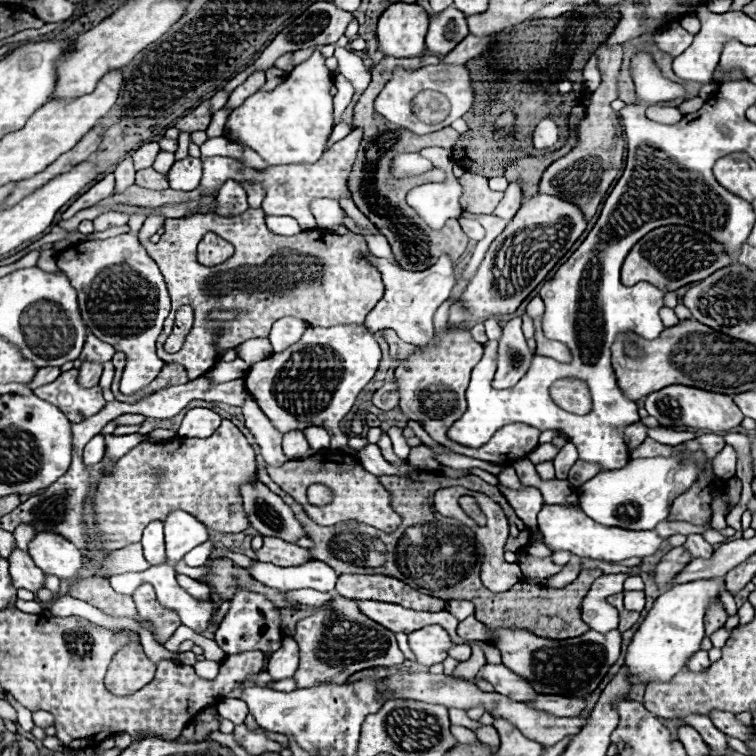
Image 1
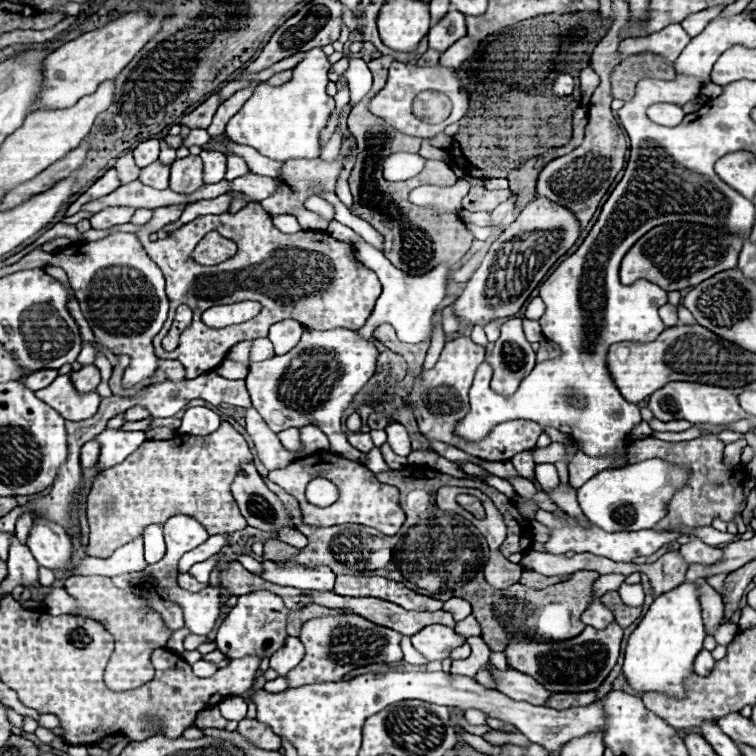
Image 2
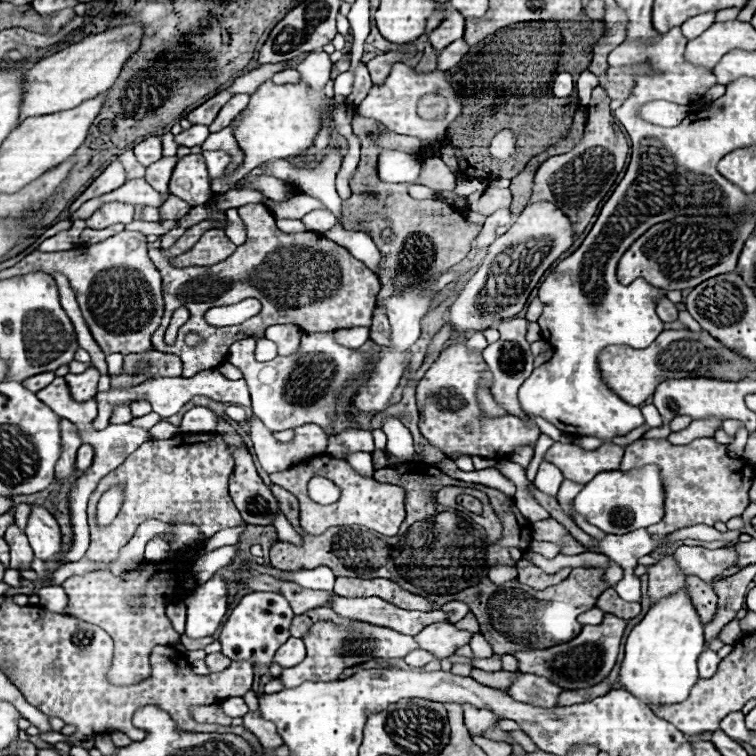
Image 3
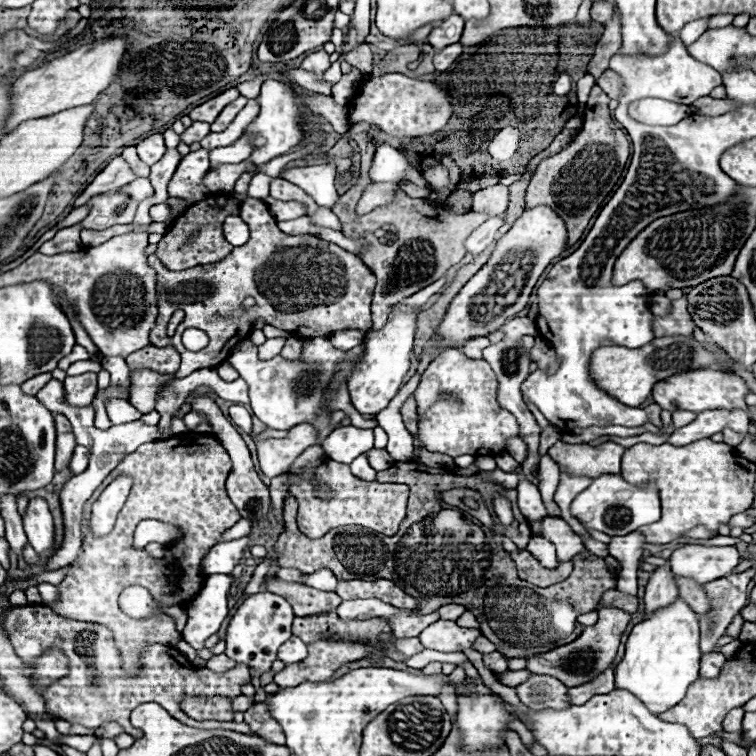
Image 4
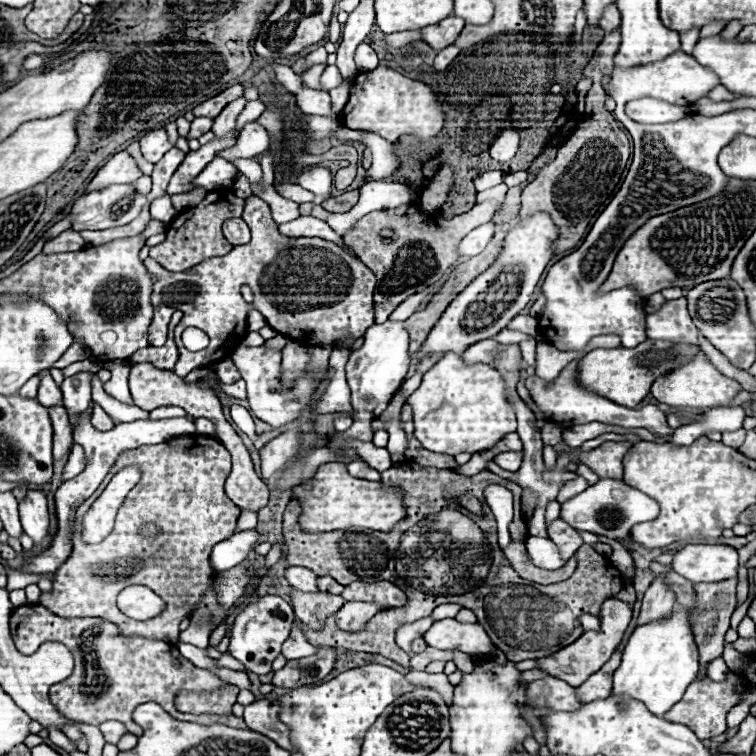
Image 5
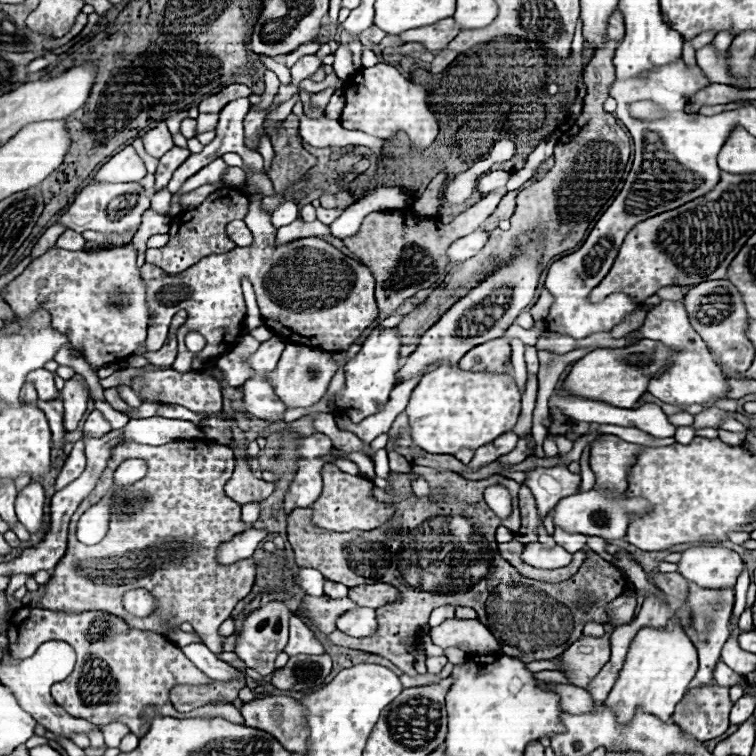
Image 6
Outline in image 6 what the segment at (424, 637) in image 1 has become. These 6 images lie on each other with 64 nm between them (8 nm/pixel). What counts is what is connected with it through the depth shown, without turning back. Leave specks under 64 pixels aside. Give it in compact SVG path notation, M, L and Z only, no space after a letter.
M446 620L432 628L432 642L440 648L462 648L468 654L492 654L500 650L496 636L480 620Z

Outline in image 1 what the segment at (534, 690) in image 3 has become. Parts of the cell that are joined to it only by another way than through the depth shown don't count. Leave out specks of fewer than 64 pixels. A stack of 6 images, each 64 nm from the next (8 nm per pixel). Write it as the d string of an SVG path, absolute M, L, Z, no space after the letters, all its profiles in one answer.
M486 664L480 668L476 678L486 678L490 684L494 684L498 694L504 694L518 702L528 702L534 700L534 696L538 696L538 692L534 692L528 680L522 680L520 676L510 672L504 664Z

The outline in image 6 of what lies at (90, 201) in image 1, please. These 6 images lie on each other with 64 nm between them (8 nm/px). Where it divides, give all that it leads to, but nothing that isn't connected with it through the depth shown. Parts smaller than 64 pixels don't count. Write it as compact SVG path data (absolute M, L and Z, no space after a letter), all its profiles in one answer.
M132 146L112 156L96 174L96 182L140 182L146 176L146 166Z

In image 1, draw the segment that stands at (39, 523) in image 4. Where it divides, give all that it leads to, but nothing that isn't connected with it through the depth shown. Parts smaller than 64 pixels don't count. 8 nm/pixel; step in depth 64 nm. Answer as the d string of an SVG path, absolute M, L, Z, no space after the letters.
M38 532L28 544L28 552L36 566L46 574L62 580L78 580L84 558L82 552L64 536L58 536L56 532Z

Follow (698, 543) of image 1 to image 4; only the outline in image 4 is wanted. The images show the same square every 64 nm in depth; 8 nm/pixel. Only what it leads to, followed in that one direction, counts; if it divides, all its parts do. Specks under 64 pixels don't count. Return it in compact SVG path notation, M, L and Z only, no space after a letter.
M686 544L672 552L668 558L676 576L692 578L698 584L706 584L732 574L740 556L734 546L698 546Z

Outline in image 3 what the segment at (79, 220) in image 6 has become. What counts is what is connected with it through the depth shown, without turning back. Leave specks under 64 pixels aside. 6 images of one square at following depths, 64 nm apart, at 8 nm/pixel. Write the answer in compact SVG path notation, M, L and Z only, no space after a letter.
M106 202L86 220L86 226L94 230L102 230L112 224L130 224L132 220L134 220L134 204Z

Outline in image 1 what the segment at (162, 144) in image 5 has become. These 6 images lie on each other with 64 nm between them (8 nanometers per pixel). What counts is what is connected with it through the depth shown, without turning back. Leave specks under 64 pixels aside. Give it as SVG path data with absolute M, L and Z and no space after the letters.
M146 142L146 144L142 144L142 146L140 146L140 148L138 148L138 150L132 154L136 170L150 168L150 166L154 164L154 160L156 160L158 152L160 152L160 146L158 146L158 142Z

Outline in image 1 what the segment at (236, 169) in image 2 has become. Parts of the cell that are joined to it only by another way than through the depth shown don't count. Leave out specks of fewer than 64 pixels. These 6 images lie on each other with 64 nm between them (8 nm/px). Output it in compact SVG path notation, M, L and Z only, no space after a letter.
M232 179L227 180L222 186L216 200L218 200L218 208L215 213L220 216L235 216L249 208L246 191Z

